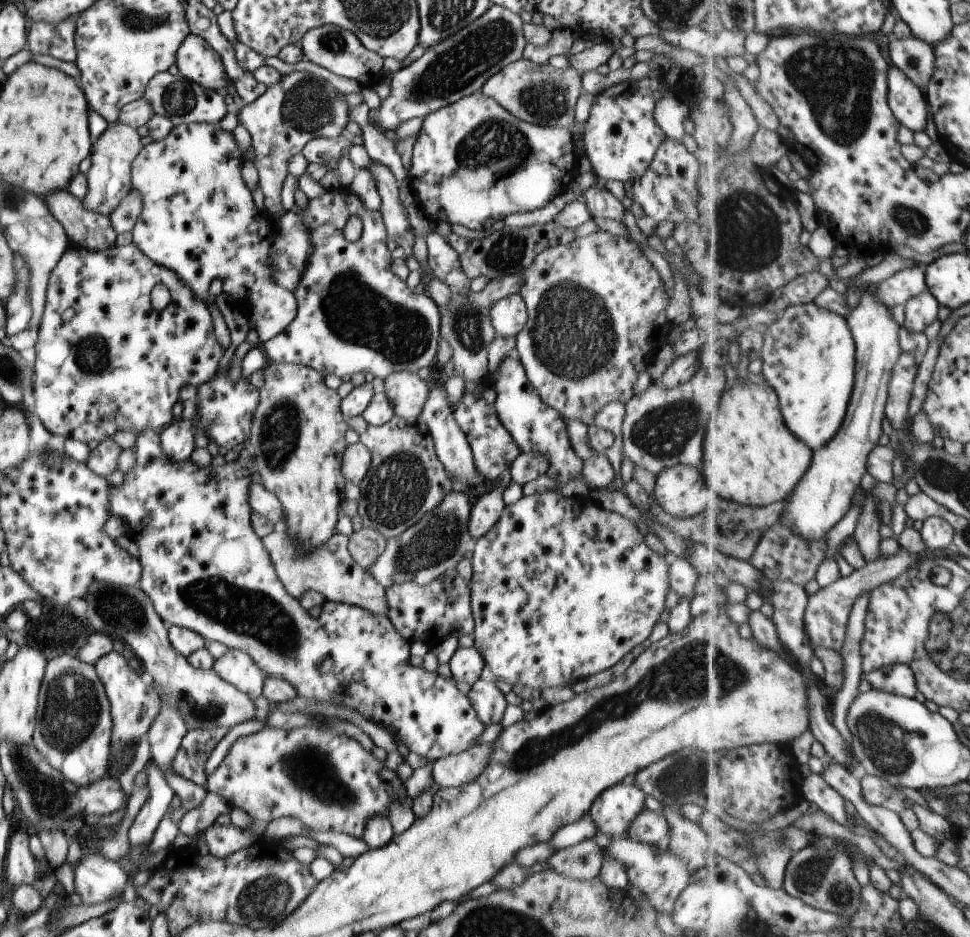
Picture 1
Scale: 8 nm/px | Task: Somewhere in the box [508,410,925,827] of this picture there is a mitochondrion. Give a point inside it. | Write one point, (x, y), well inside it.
(884, 745)

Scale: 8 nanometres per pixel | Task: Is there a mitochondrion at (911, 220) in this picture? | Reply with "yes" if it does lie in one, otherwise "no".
yes

